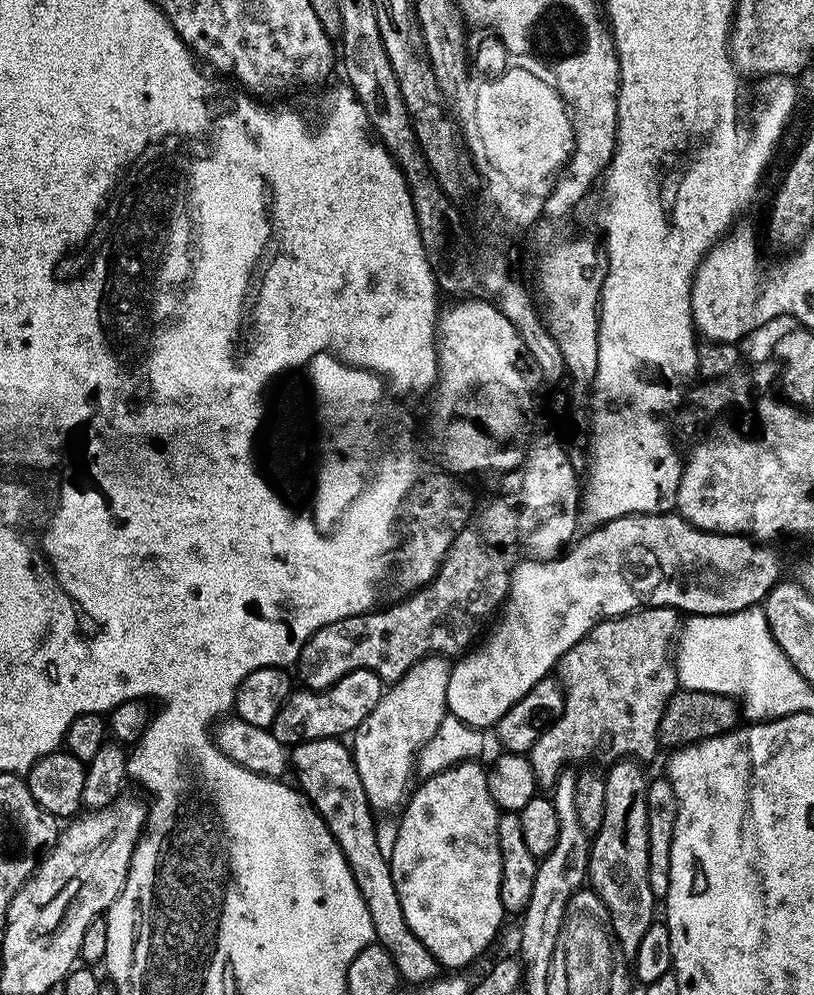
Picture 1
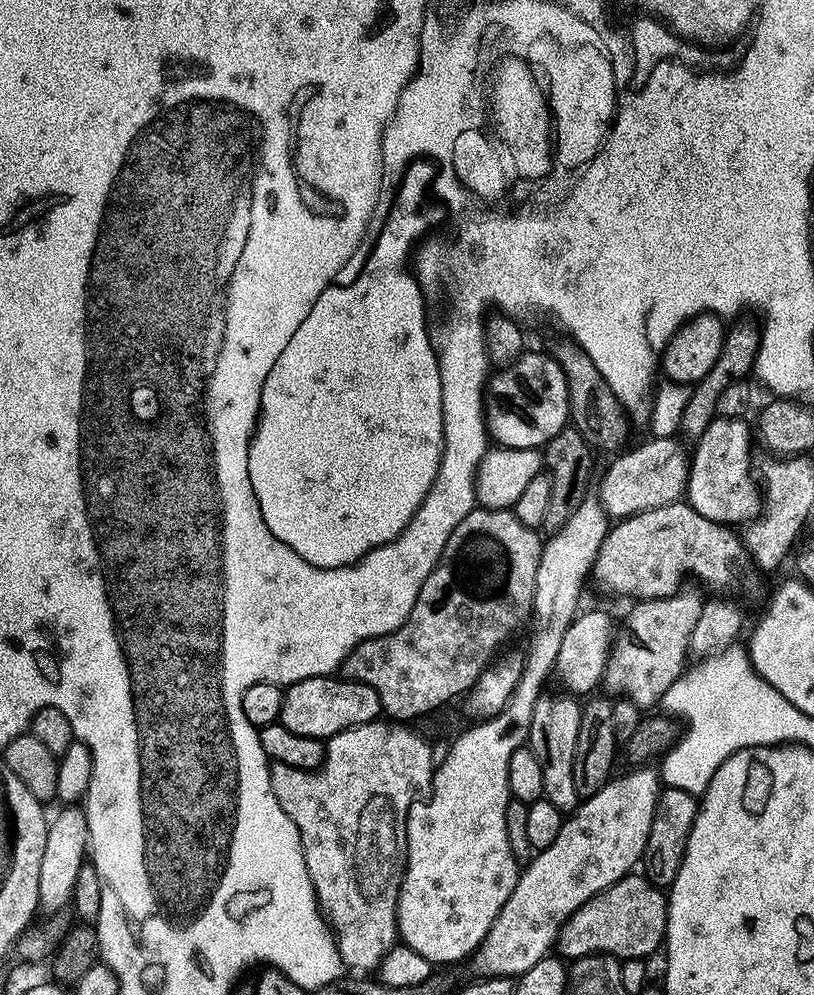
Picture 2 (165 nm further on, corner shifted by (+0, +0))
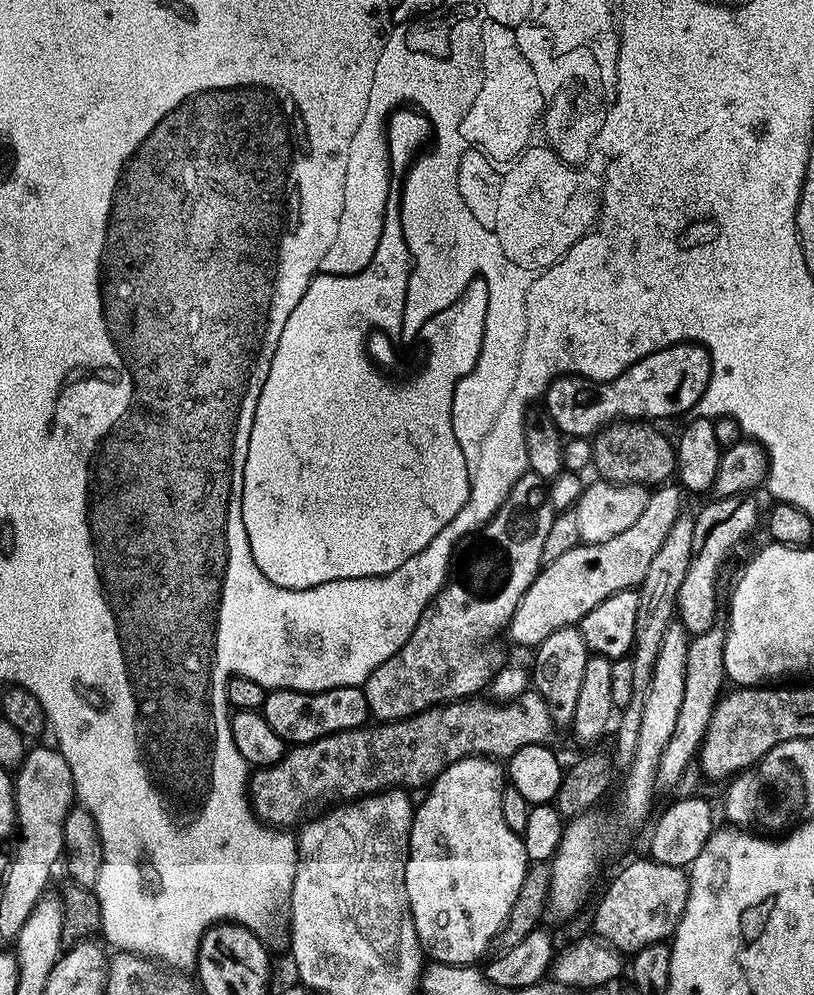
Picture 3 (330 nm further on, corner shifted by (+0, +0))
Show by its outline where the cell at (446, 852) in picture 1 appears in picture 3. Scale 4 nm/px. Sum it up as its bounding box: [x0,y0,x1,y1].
[404,756,530,965]

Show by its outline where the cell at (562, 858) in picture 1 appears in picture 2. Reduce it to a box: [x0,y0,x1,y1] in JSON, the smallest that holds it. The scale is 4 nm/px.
[529,694,581,814]

